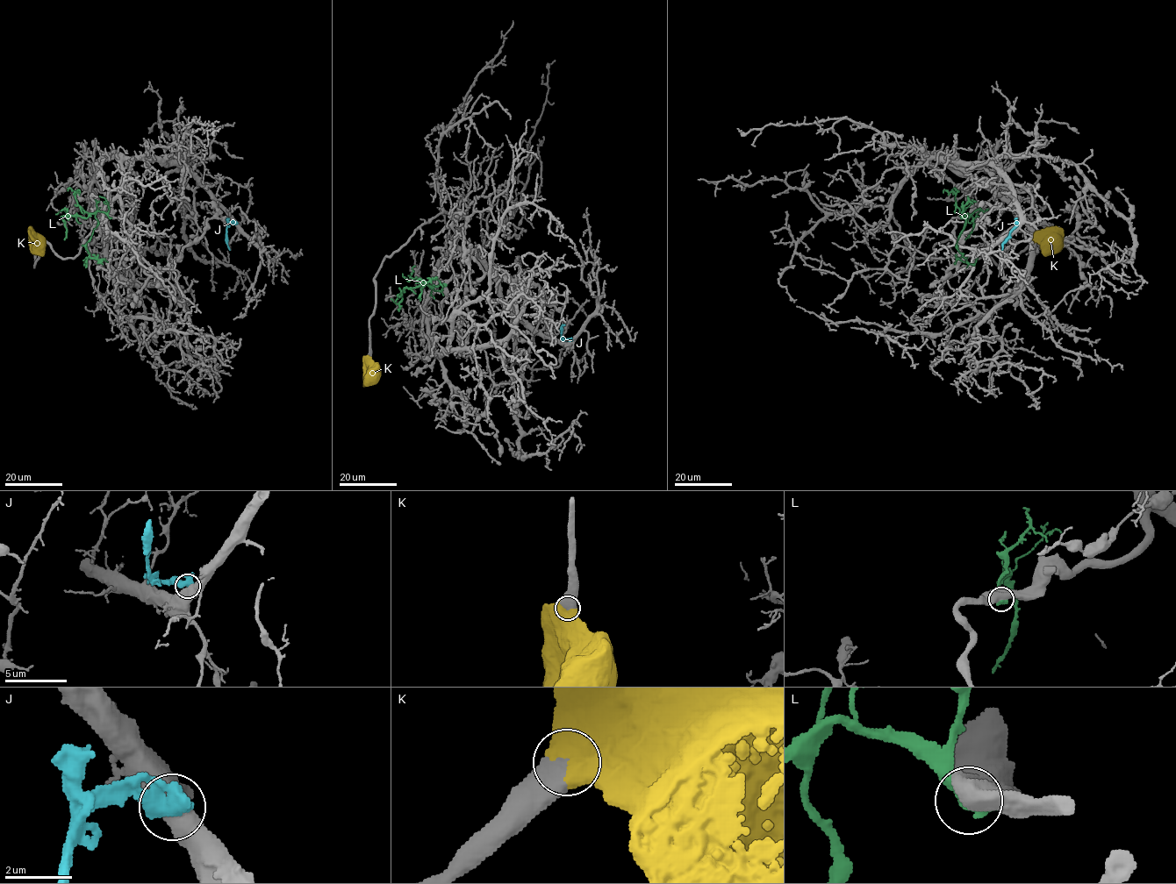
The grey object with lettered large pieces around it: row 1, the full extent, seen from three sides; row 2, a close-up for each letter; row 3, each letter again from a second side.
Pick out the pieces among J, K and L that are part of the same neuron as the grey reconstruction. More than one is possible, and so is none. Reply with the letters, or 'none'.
K

